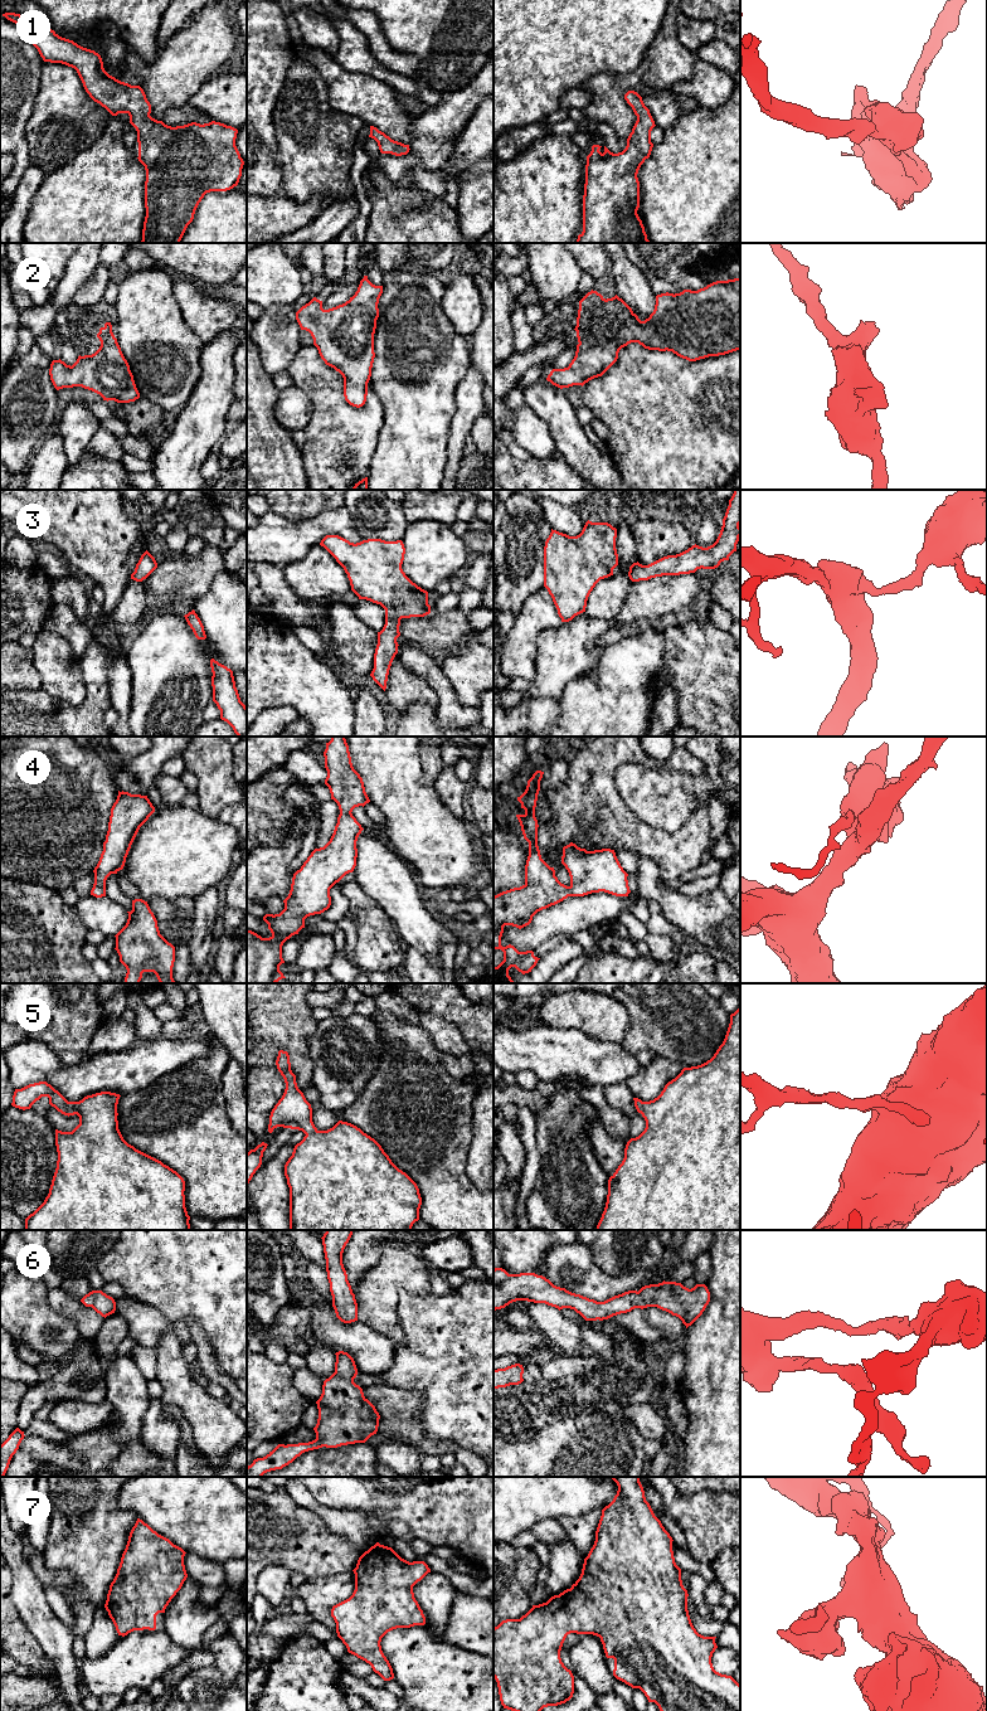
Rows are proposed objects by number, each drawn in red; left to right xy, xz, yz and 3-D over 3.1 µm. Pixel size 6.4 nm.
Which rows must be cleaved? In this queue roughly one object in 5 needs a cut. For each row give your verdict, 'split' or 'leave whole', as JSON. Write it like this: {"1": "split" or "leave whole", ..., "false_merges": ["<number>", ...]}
{"1": "leave whole", "2": "leave whole", "3": "leave whole", "4": "leave whole", "5": "leave whole", "6": "leave whole", "7": "leave whole", "false_merges": []}

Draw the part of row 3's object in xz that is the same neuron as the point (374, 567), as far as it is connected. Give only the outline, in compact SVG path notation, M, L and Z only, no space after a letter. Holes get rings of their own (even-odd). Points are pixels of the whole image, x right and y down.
M326 535L320 545L344 568L351 590L359 599L380 604L385 609L385 624L378 632L370 674L385 691L389 670L398 653L400 619L429 614L428 592L403 572L405 548L402 540L368 539L354 544L339 535Z

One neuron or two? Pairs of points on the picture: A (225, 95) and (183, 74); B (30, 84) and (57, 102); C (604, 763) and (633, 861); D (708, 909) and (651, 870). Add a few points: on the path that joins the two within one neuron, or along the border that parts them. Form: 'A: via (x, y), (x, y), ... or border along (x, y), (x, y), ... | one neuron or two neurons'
A: border along (218, 71), (186, 102) | two neurons
B: border along (44, 62), (40, 69), (40, 87), (29, 117) | two neurons
C: border along (614, 849), (627, 849), (640, 856) | two neurons
D: via (690, 909), (679, 909), (656, 888) | one neuron

